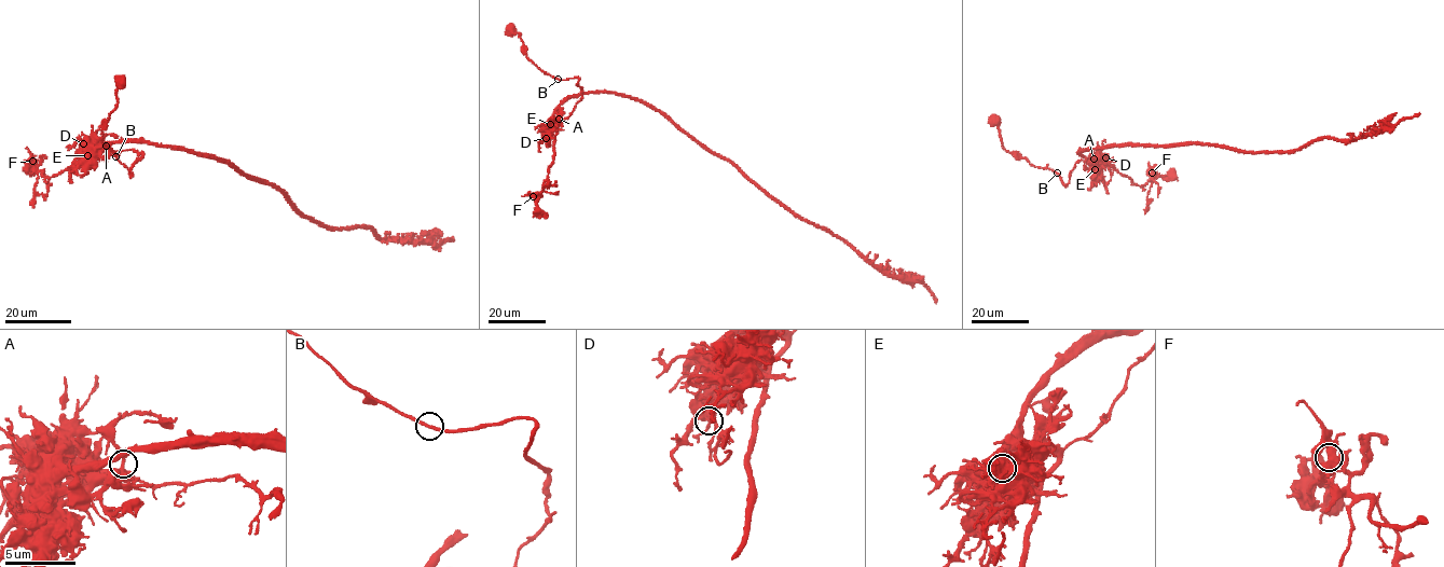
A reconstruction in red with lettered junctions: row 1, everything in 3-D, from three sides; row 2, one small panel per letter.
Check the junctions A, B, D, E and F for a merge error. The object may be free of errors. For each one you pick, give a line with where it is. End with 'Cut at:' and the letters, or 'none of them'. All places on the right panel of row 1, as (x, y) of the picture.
E: place (1095, 169)
Cut at: E

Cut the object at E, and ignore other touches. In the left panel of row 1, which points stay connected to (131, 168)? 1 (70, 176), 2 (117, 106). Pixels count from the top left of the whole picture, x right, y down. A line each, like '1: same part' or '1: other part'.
1: same part
2: same part

